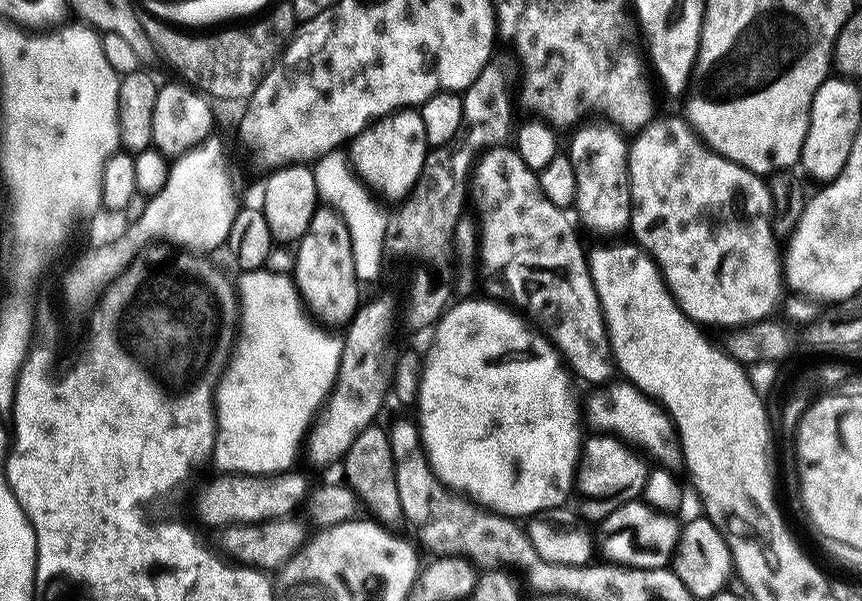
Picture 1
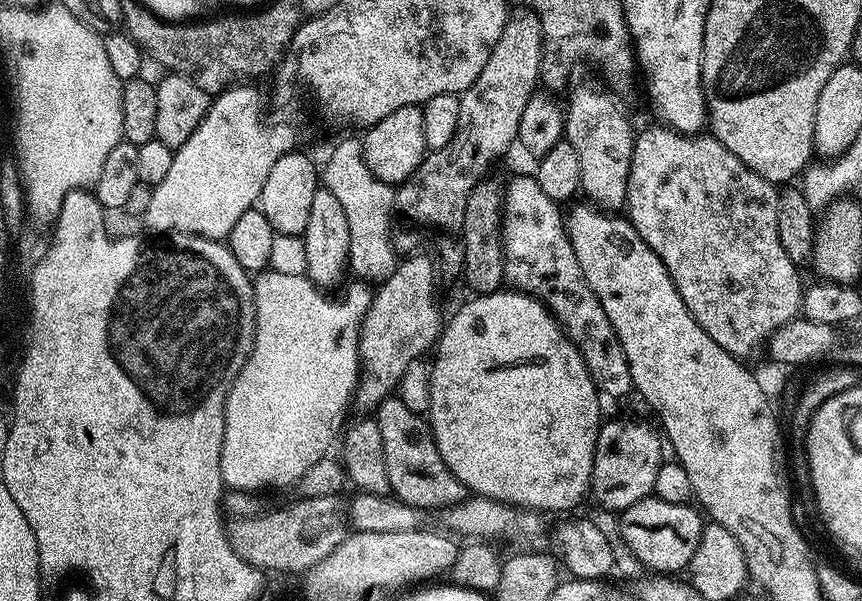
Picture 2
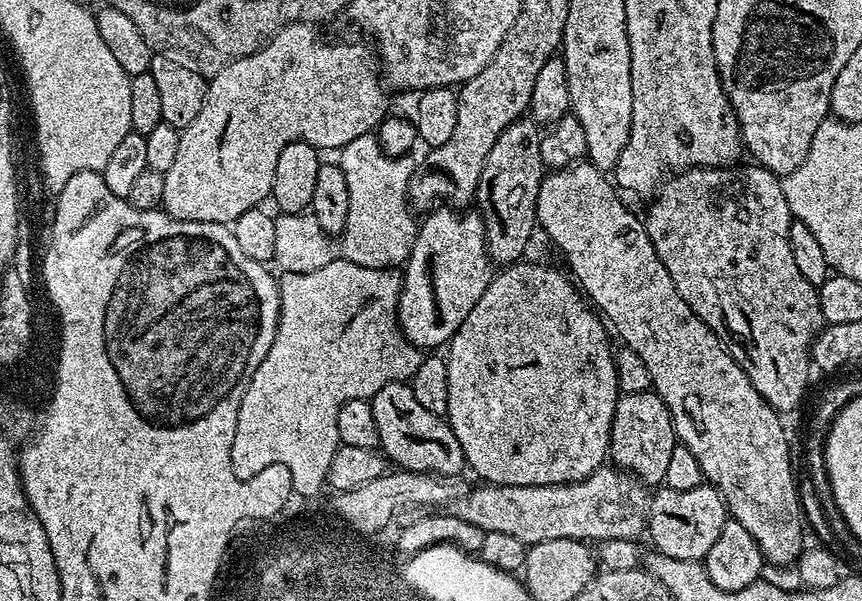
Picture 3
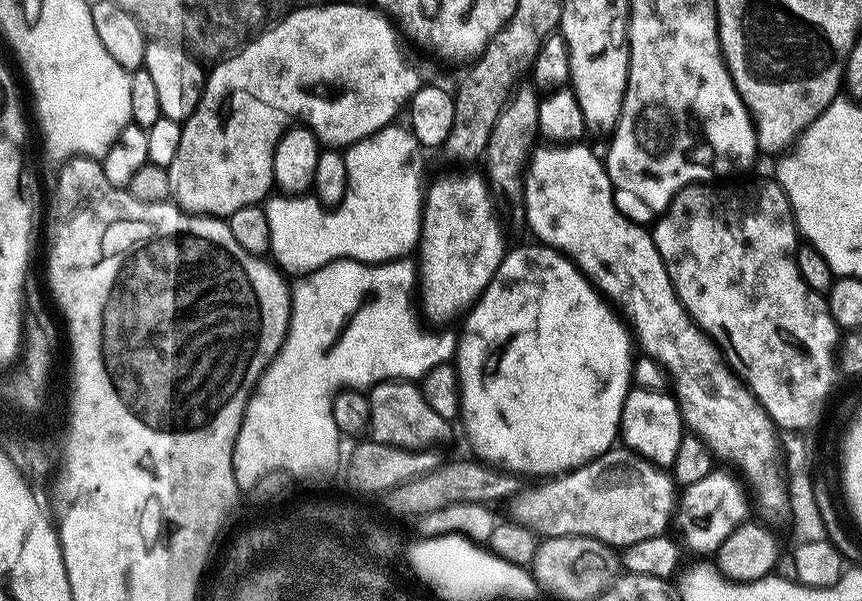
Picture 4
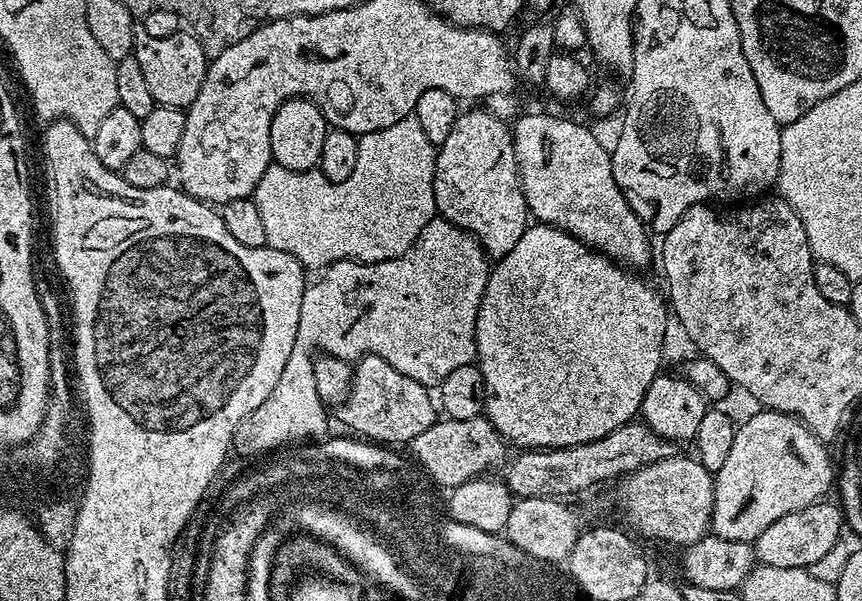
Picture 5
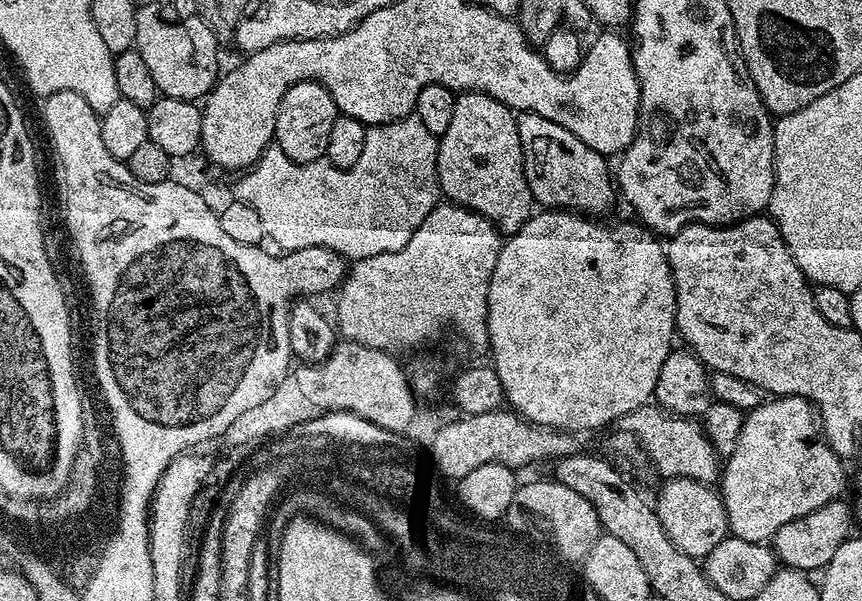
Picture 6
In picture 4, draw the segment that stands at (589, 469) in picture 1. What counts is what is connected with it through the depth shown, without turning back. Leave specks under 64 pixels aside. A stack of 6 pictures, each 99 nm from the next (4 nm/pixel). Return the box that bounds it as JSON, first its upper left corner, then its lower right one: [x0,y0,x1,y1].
[619,386,686,470]

